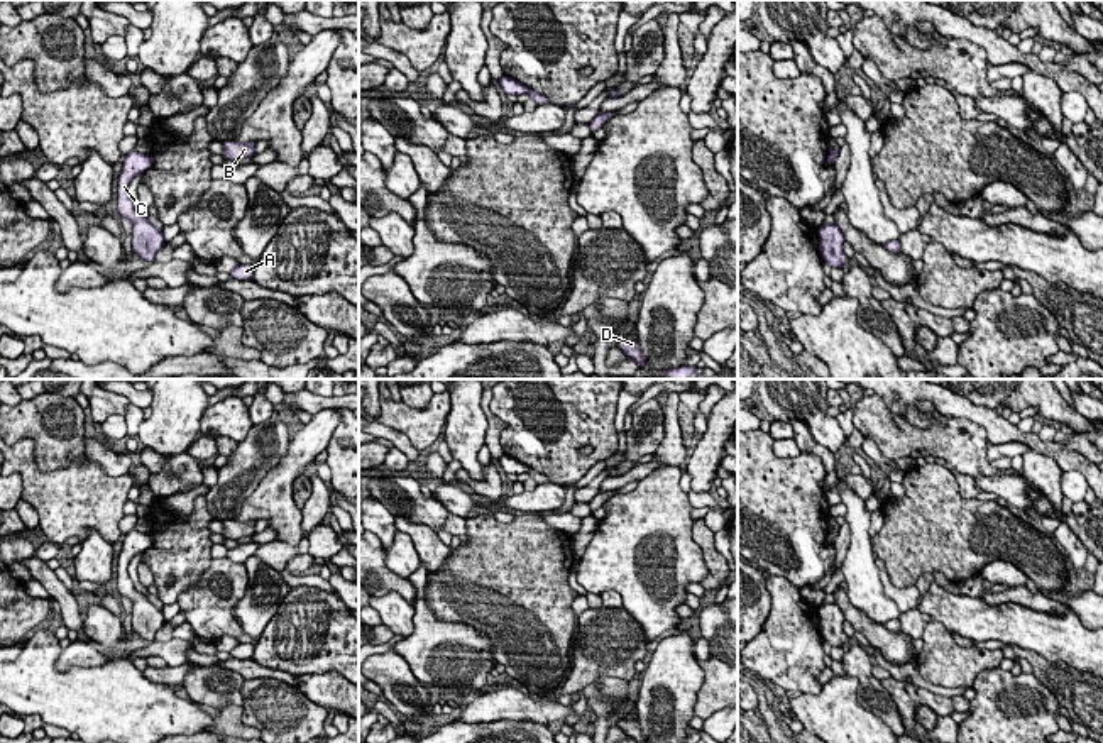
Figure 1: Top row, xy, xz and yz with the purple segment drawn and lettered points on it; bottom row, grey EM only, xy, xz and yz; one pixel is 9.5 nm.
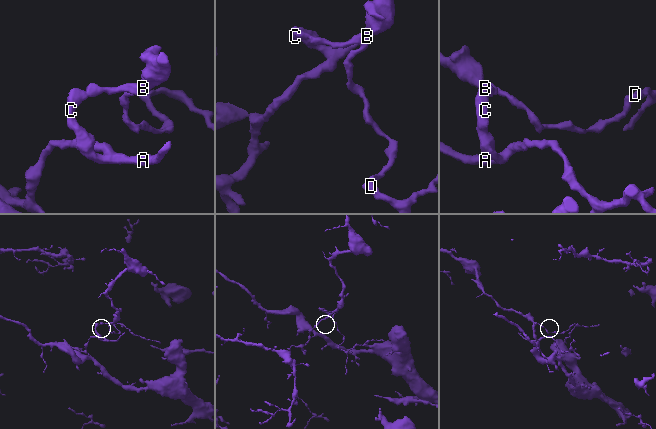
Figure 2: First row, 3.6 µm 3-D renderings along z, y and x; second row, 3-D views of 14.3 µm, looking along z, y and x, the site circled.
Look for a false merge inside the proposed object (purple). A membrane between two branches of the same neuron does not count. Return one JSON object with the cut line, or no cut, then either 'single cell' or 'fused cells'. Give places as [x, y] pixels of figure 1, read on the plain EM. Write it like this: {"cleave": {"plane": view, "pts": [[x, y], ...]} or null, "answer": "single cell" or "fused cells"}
{"cleave": {"plane": "xy", "pts": [[148, 535], [153, 540]]}, "answer": "fused cells"}

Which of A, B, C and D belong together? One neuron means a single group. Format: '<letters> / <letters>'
A C / B D

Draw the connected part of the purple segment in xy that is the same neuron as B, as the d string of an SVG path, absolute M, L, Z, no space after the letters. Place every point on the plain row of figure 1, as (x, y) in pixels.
M227 520L223 523L223 537L239 540L242 537L252 537L255 533L255 521L237 521L237 520Z

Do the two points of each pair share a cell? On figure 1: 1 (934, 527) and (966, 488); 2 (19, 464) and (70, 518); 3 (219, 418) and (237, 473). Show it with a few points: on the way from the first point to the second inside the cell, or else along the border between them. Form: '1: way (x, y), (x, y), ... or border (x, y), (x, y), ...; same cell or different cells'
1: border (938, 462), (953, 474), (965, 498), (975, 498); different cells
2: way (32, 478), (60, 505); same cell
3: border (252, 425), (237, 444); different cells

